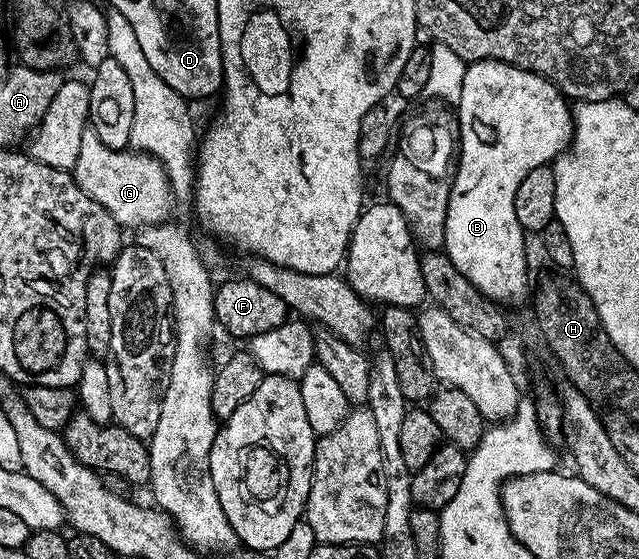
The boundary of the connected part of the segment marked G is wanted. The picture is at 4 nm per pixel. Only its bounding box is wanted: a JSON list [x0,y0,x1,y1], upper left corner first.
[72,132,172,228]

